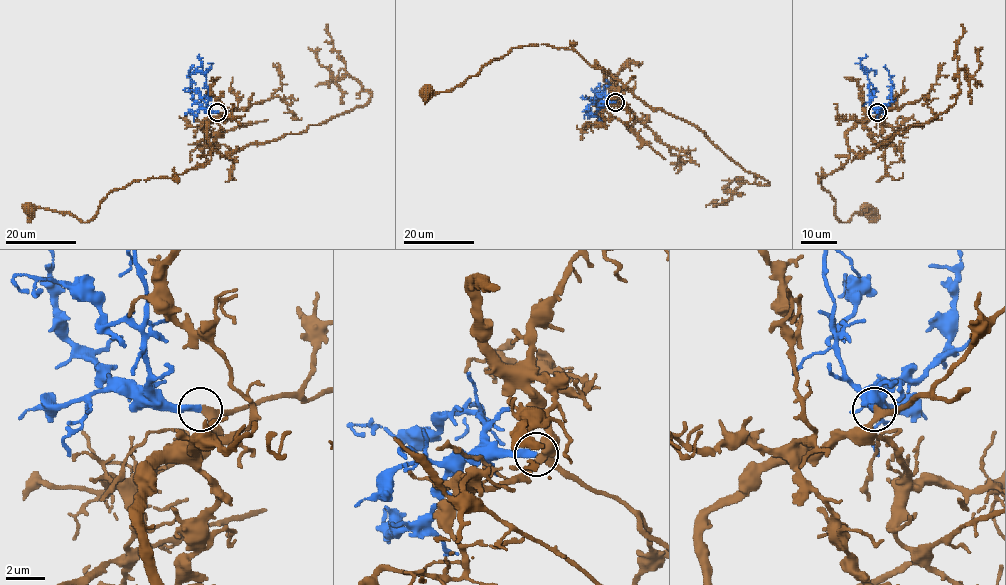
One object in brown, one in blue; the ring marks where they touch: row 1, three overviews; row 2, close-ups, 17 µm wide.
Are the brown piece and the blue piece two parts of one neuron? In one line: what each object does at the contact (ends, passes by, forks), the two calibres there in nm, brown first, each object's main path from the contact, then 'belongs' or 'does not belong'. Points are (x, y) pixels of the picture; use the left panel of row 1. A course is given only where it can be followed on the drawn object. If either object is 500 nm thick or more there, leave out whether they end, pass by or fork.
brown passes by | blue ends | 320/320 nm | brown via (218, 112), (207, 140), (231, 155), (364, 105), (370, 98), (362, 85), (341, 69), (336, 80), (309, 47) | blue via (218, 112), (208, 112), (194, 99), (189, 75), (193, 66) | belongs

